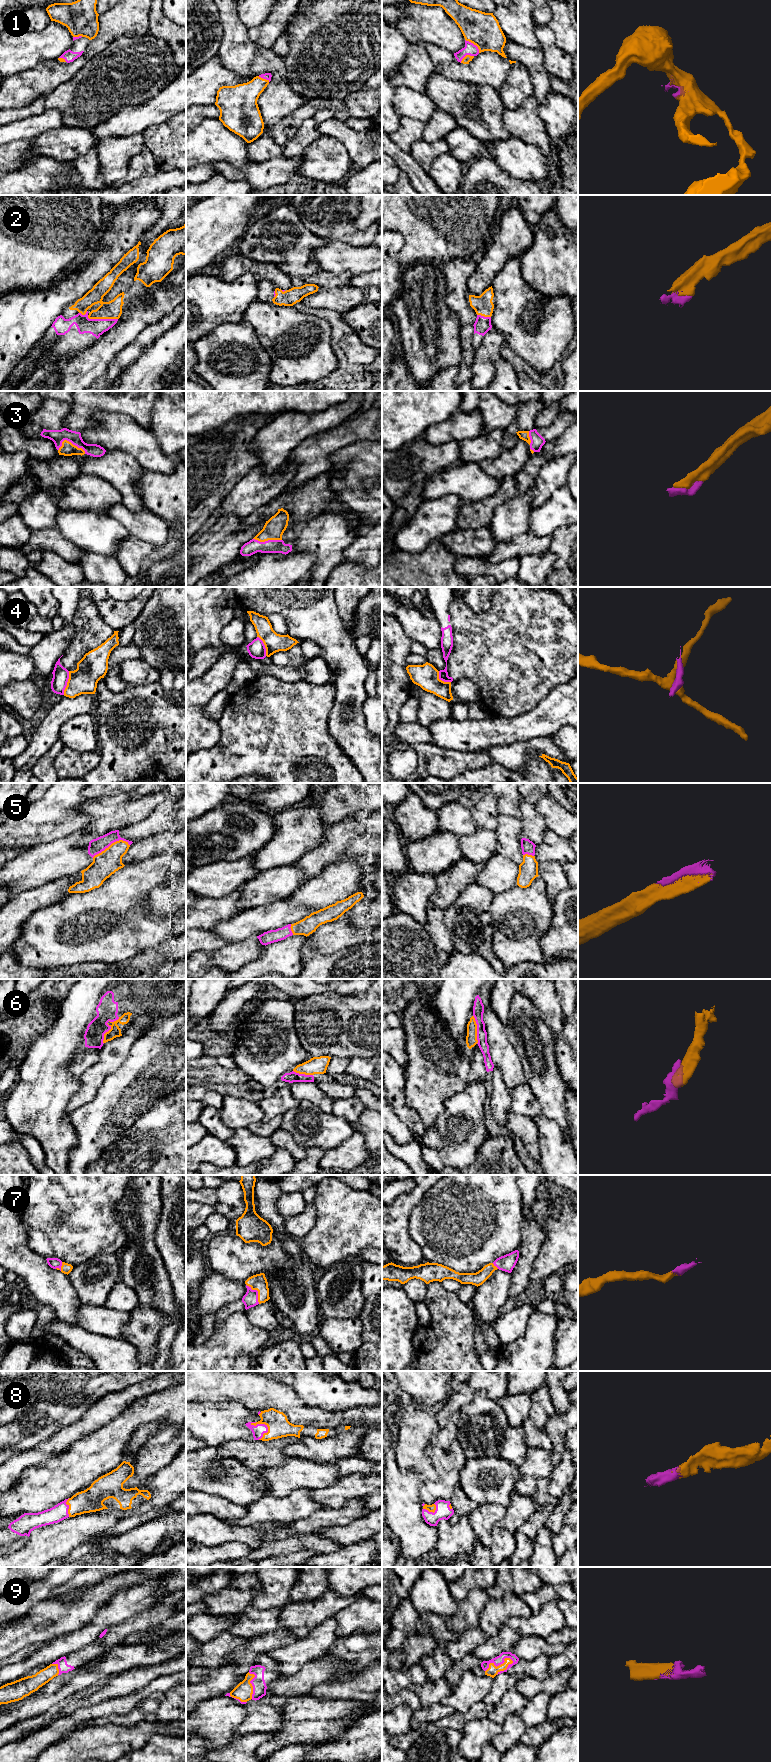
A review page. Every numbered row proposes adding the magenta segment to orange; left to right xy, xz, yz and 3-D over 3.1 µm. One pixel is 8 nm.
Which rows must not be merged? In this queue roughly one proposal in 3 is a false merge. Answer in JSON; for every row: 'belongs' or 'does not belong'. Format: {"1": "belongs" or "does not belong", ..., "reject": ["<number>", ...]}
{"1": "belongs", "2": "belongs", "3": "belongs", "4": "does not belong", "5": "belongs", "6": "belongs", "7": "belongs", "8": "belongs", "9": "belongs", "reject": ["4"]}

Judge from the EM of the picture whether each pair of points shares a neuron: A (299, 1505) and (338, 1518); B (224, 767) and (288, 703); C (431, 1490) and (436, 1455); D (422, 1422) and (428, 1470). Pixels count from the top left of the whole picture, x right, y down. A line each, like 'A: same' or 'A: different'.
A: different
B: same
C: same
D: same

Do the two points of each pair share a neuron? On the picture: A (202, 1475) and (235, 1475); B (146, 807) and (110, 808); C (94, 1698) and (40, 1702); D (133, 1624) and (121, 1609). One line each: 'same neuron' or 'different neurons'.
A: same neuron
B: same neuron
C: different neurons
D: different neurons

